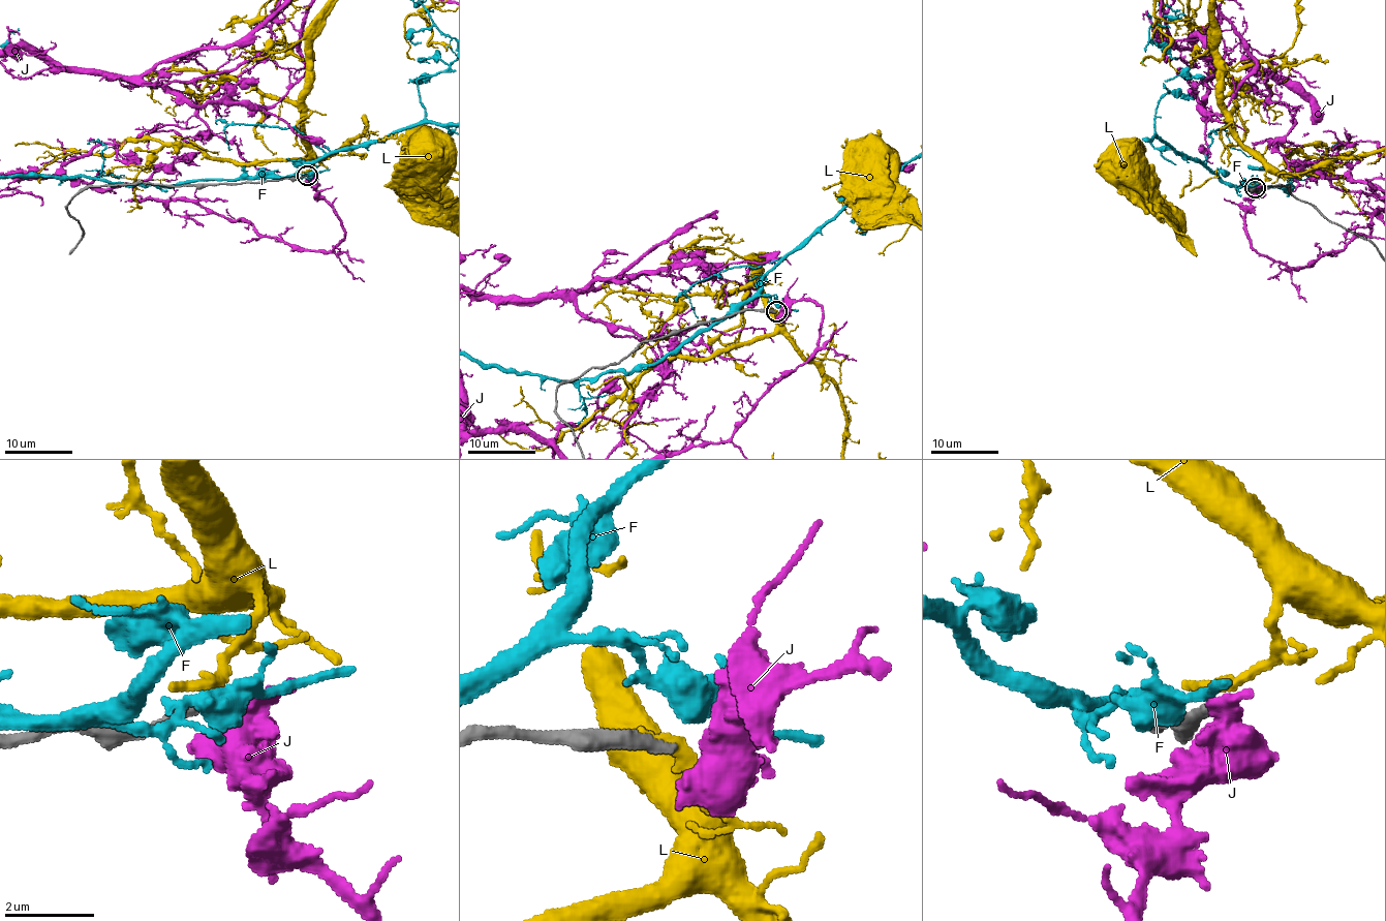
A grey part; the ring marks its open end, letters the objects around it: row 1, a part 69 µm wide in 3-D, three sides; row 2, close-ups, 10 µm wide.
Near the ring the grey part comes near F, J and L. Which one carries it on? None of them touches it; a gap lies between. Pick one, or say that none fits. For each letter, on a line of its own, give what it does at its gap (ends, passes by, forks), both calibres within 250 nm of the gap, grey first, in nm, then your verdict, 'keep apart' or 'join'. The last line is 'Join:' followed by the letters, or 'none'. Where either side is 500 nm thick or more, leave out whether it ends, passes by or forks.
F: it passes by | 240/440 nm | keep apart
J: 240/550 nm | keep apart
L: it ends | 240/360 nm | keep apart
Join: none

